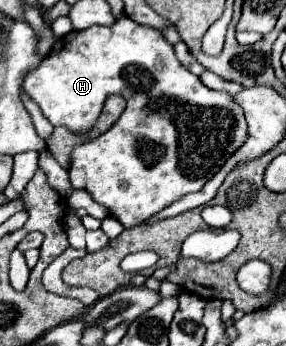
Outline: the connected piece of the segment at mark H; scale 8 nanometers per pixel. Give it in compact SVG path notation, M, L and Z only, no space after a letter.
M120 17L112 27L94 25L82 33L60 37L40 65L26 75L24 89L40 105L44 117L52 125L64 125L72 131L88 131L98 119L106 97L120 95L122 91L126 99L124 115L98 139L80 143L72 149L68 173L74 189L86 189L100 205L110 209L110 215L124 227L140 225L186 193L202 189L248 139L242 107L232 95L202 85L200 77L180 65L174 47L158 29L140 25L130 17Z

